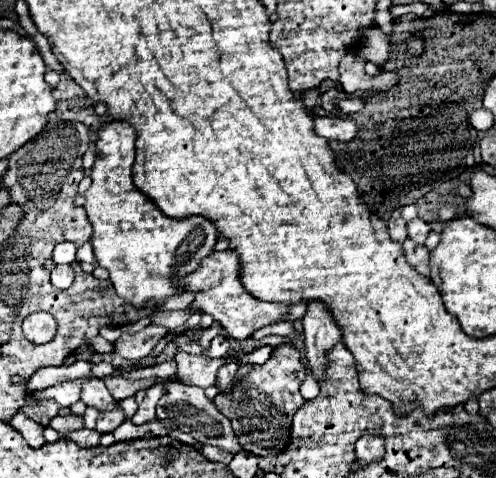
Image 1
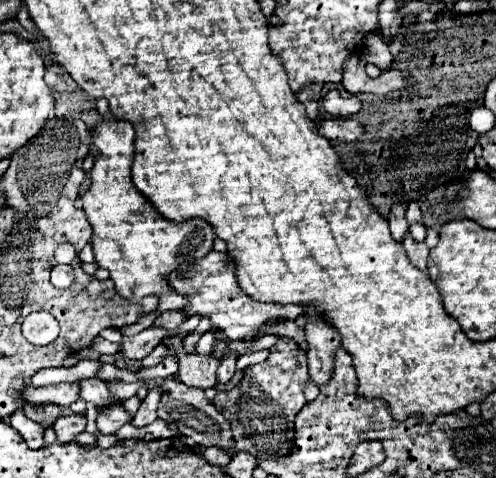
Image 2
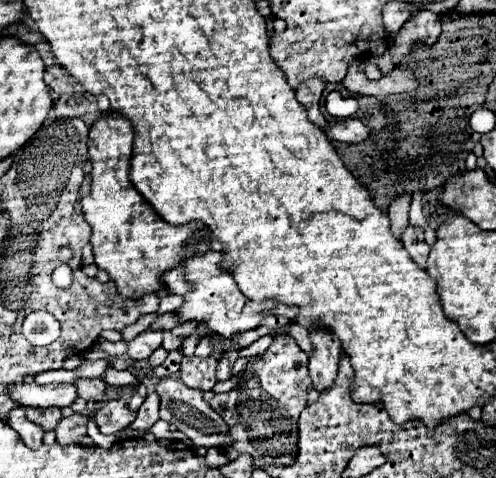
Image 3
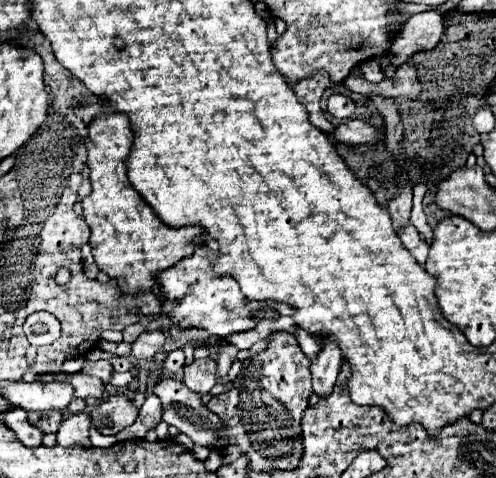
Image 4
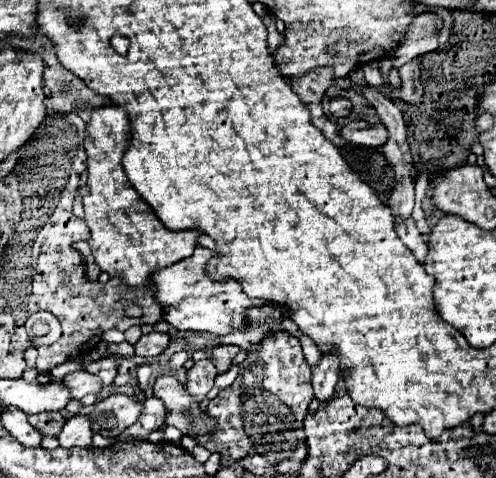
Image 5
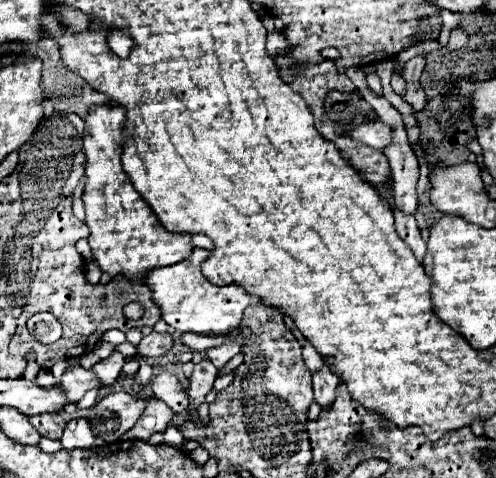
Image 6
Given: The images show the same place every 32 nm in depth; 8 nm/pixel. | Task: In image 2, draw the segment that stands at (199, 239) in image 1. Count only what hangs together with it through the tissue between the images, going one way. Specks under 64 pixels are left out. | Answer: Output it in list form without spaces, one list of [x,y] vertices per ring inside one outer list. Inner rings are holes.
[[[104,120],[92,130],[92,139],[92,186],[82,196],[82,200],[86,218],[94,230],[92,248],[96,264],[110,272],[116,292],[132,304],[140,304],[146,296],[168,296],[174,292],[168,276],[172,272],[186,274],[198,258],[204,258],[212,250],[216,238],[214,228],[202,218],[190,218],[184,222],[166,220],[154,208],[154,204],[136,190],[130,176],[134,160],[132,124],[124,120]],[[96,238],[104,242],[102,248],[96,246]]]

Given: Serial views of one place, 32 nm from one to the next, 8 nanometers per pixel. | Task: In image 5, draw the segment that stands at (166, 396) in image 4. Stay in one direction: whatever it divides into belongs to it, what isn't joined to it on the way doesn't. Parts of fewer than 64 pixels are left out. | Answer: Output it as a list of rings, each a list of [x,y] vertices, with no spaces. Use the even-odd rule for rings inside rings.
[[[170,374],[160,376],[154,384],[154,396],[158,396],[168,410],[166,424],[176,426],[180,432],[192,436],[200,446],[212,440],[216,418],[200,410],[200,402],[186,390],[182,382]]]

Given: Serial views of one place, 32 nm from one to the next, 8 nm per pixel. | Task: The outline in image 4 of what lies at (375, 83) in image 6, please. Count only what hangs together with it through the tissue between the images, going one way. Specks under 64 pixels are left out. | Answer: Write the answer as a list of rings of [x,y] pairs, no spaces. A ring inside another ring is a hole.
[[[374,60],[364,62],[361,66],[361,71],[364,78],[366,78],[366,80],[370,80],[370,82],[378,82],[378,80],[382,80],[382,78],[384,78],[384,74],[382,74],[382,70],[380,70],[378,62],[374,62]]]

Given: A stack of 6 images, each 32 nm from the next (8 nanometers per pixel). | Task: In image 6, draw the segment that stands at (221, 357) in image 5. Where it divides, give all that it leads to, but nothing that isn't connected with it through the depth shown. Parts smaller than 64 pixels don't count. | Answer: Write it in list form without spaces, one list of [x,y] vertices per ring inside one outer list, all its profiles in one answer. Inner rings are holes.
[[[224,344],[224,346],[218,346],[218,348],[210,348],[206,352],[208,360],[212,360],[212,364],[222,370],[236,354],[240,352],[240,344]]]

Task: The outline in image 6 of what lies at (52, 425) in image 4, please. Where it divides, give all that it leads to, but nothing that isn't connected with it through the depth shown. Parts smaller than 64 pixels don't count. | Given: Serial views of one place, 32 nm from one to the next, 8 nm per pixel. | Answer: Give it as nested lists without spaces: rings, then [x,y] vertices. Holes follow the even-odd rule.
[[[60,412],[30,416],[30,422],[32,422],[32,426],[34,426],[42,436],[48,436],[48,438],[52,438],[52,440],[60,440],[62,430],[64,430],[64,426],[66,426],[66,420],[62,420],[62,414],[60,414]]]

